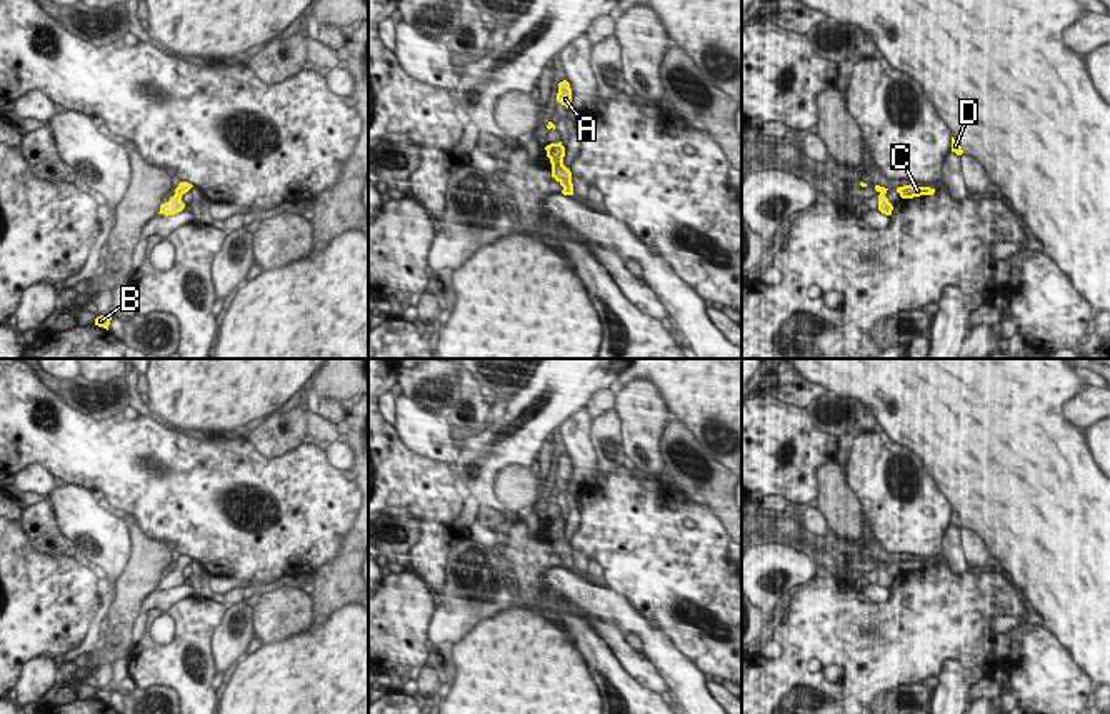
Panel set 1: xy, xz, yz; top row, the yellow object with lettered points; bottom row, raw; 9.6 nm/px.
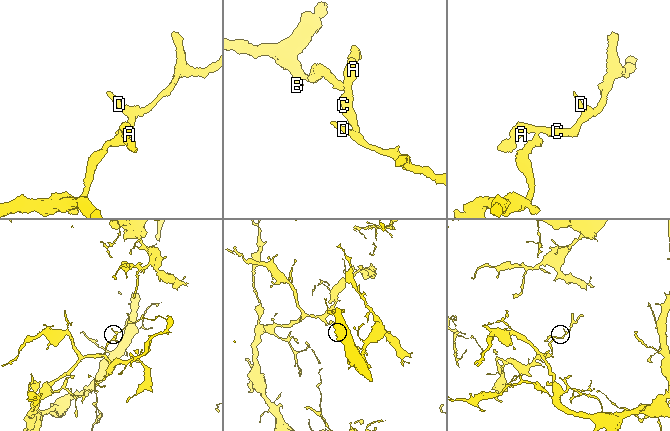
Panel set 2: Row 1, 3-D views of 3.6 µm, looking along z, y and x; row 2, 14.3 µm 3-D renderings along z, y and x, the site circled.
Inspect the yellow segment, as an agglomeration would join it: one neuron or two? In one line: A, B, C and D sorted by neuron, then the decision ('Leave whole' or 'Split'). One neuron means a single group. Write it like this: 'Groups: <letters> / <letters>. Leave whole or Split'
Groups: A B C D. Leave whole

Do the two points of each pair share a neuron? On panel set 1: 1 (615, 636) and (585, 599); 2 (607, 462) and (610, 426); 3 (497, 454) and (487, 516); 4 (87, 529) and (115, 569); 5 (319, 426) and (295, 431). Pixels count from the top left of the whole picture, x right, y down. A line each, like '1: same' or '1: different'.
1: different
2: same
3: different
4: same
5: different

